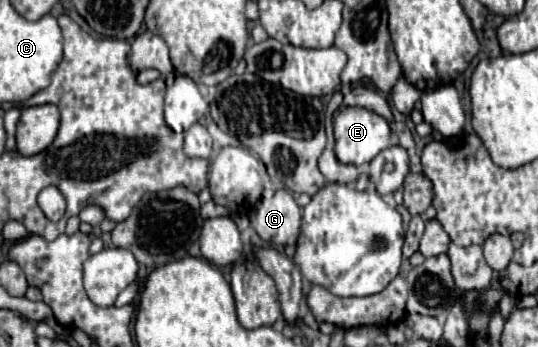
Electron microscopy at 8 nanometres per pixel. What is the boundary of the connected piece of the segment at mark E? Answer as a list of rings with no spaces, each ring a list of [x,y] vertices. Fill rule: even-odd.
[[[342,107],[334,119],[334,137],[336,137],[336,157],[340,163],[364,165],[370,163],[380,151],[388,149],[394,143],[390,125],[384,117],[368,111],[364,107]]]

